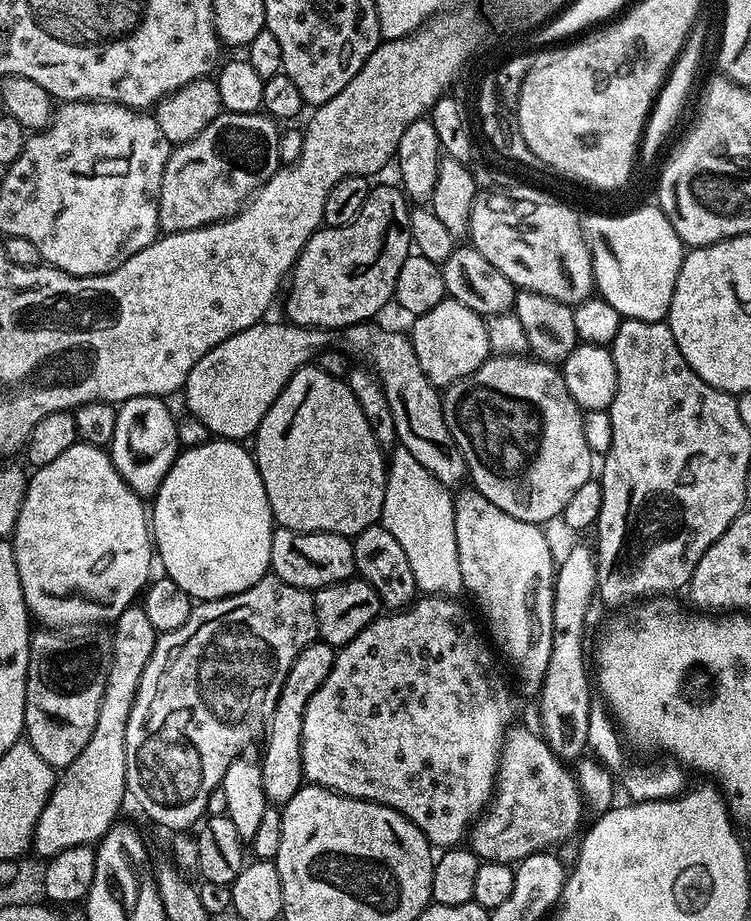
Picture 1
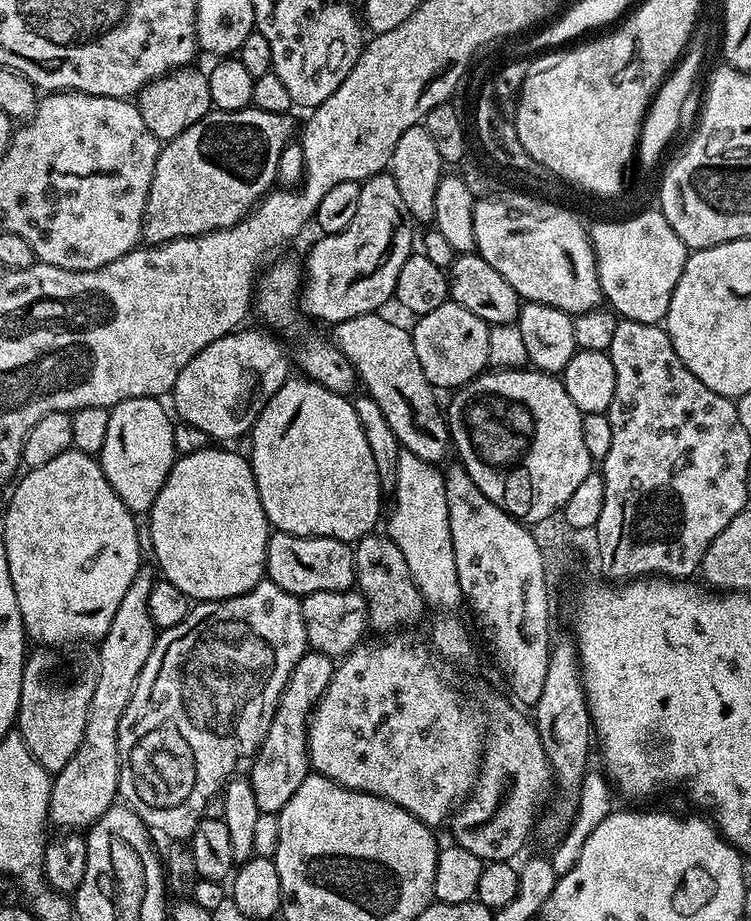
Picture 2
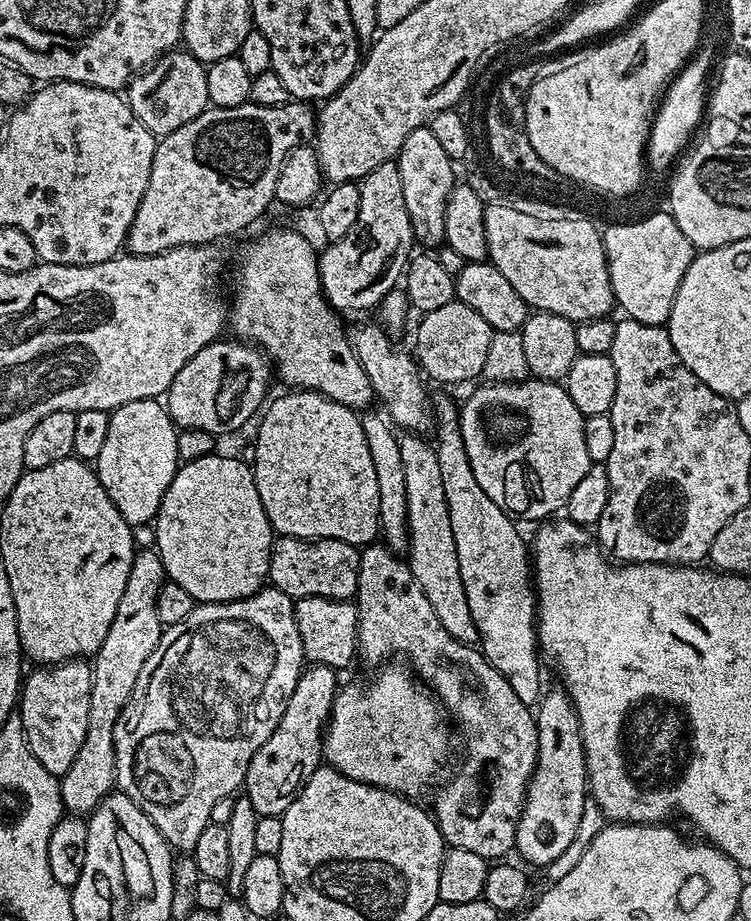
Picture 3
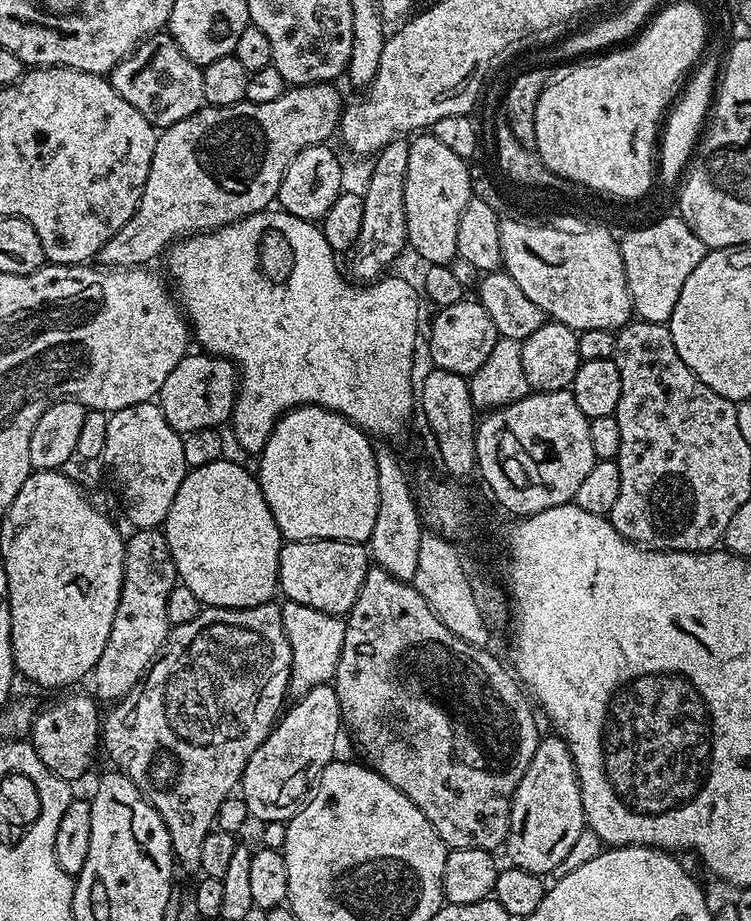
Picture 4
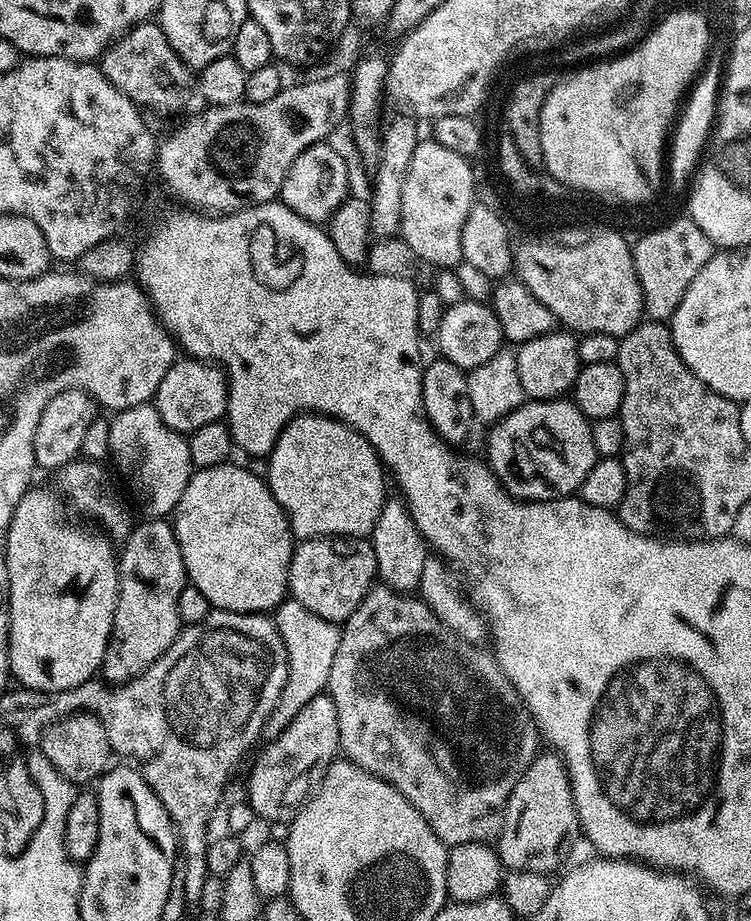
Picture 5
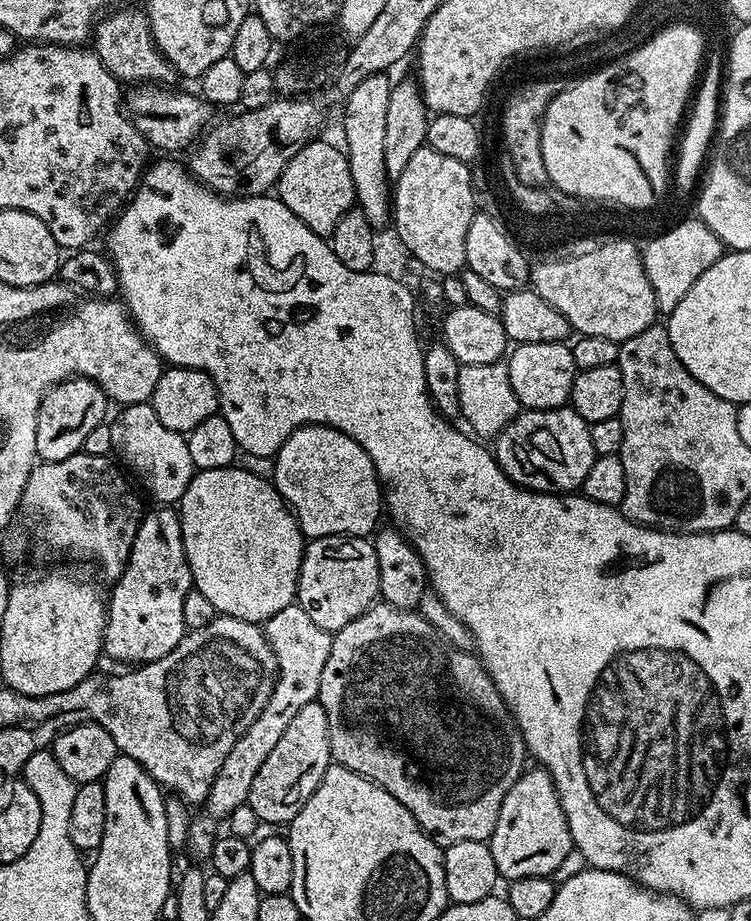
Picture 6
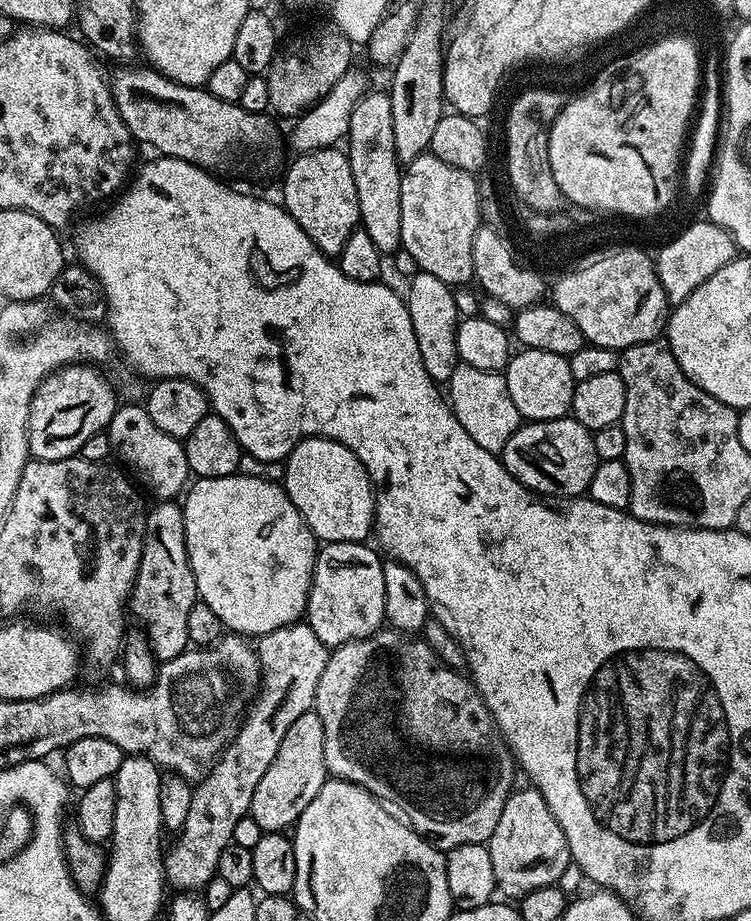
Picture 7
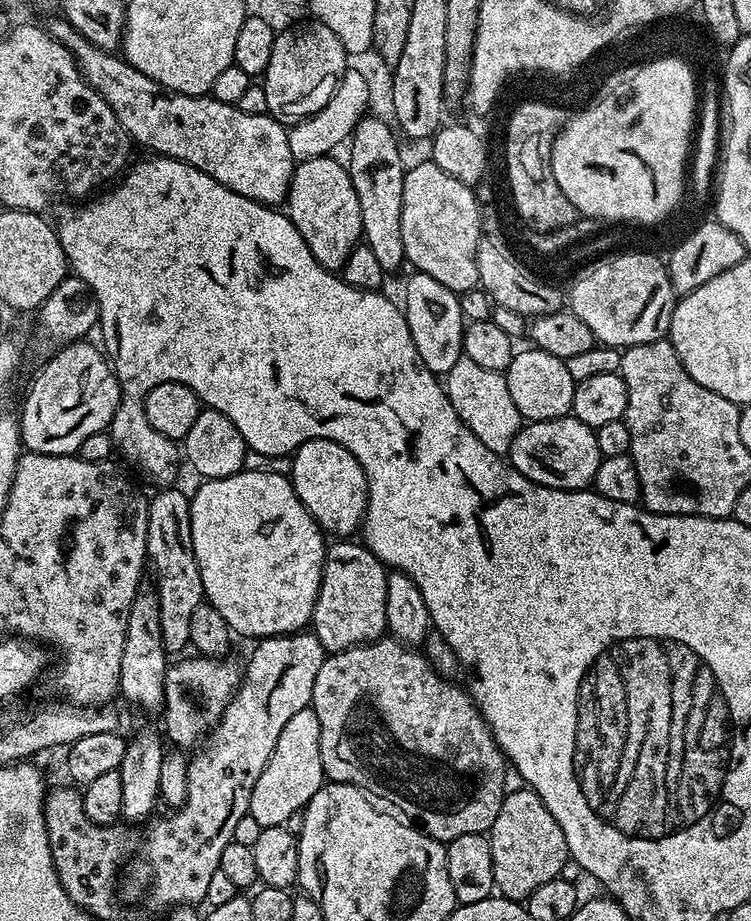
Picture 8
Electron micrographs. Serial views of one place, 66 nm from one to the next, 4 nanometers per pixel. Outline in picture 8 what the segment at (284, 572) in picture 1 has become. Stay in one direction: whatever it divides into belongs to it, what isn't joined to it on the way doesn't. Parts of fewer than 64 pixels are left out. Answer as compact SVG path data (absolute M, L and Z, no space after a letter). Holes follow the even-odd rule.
M336 542L324 553L324 577L312 615L311 631L320 639L325 653L342 652L359 644L370 644L385 635L386 582L384 563L363 543Z

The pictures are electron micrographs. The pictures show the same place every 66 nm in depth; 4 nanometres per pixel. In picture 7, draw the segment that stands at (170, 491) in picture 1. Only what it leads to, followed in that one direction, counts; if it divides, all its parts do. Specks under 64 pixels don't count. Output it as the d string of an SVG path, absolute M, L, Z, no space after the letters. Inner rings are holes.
M201 476L195 482L192 493L185 500L182 500L184 510L184 533L186 534L186 550L188 561L194 574L196 583L196 595L214 614L219 618L225 629L233 630L235 633L243 634L248 638L259 638L278 630L287 624L297 623L305 615L308 606L308 591L312 585L312 571L316 565L316 554L318 541L316 535L310 530L310 526L302 518L298 506L288 496L283 483L272 480L263 480L260 476Z

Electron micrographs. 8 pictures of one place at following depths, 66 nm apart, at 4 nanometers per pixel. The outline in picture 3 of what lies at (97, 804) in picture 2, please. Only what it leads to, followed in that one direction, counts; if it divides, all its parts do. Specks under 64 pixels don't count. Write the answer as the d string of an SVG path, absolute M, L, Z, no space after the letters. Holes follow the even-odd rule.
M148 546L135 553L130 566L130 578L126 578L126 590L122 590L122 602L118 602L118 610L114 614L114 622L110 622L110 630L96 651L92 670L92 689L90 690L90 718L86 722L86 738L68 773L60 780L60 789L64 799L64 807L72 814L88 814L100 805L100 801L113 791L116 783L116 755L114 754L114 726L120 717L120 711L131 698L134 686L138 682L138 674L150 658L154 646L158 646L162 625L158 618L158 596L166 583L162 558L155 547Z

